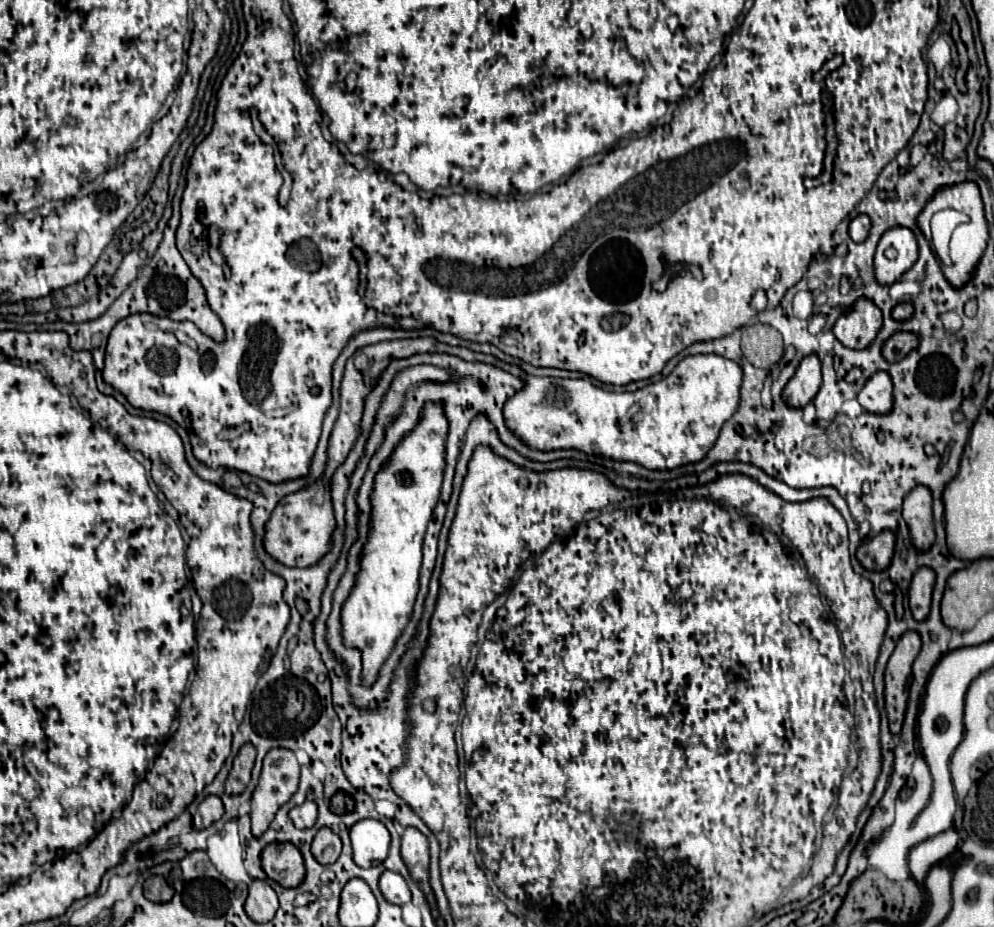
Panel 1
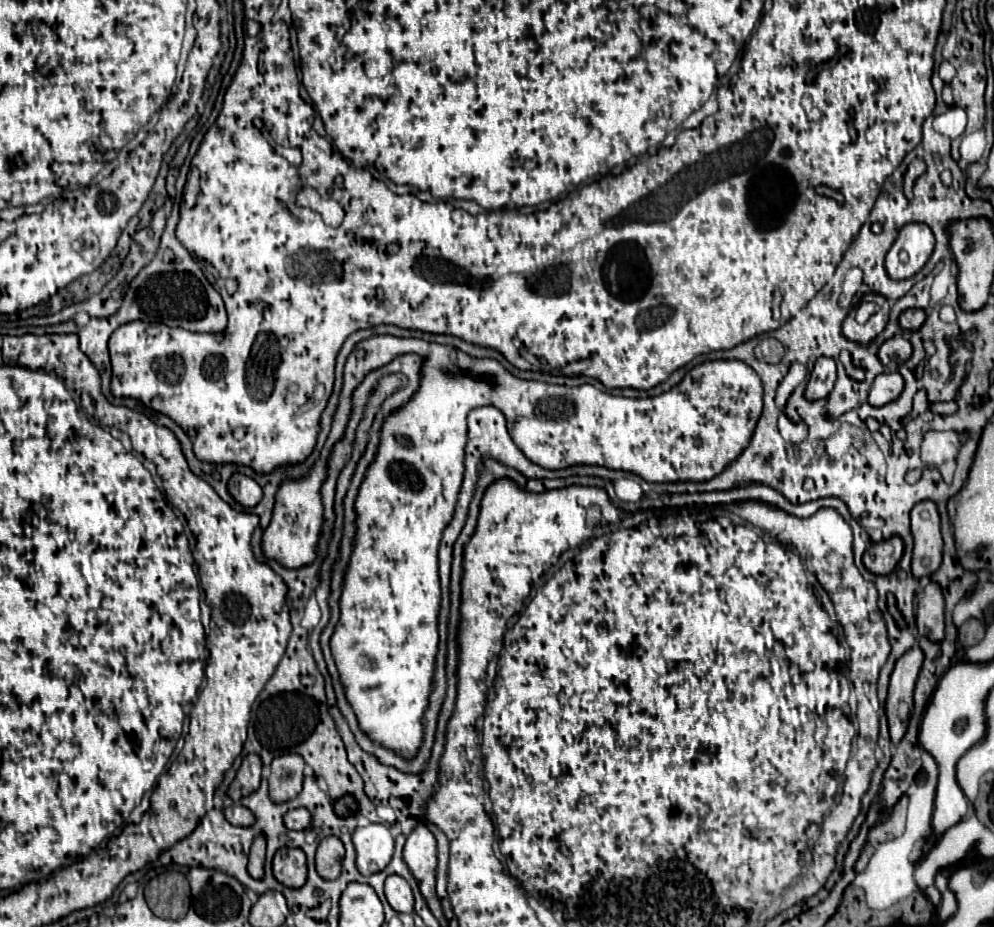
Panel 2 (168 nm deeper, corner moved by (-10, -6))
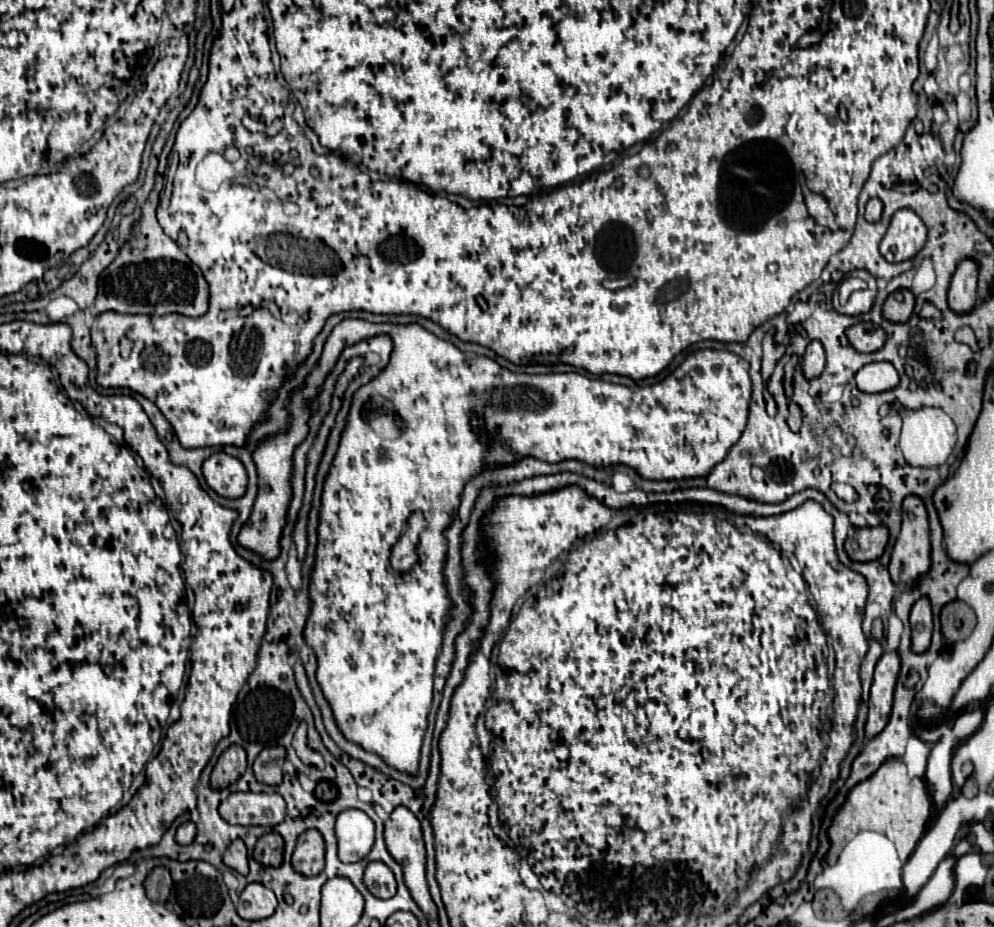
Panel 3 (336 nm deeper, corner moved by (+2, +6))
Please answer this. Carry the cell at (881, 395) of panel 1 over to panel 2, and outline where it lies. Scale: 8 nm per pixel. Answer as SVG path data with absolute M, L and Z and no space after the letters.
M884 372L884 374L878 374L872 388L870 388L870 396L868 396L868 402L872 406L884 406L892 400L896 400L900 396L904 388L904 380L900 376L900 372Z

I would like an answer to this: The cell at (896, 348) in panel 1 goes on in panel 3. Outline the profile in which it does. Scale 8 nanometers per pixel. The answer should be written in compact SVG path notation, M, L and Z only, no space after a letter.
M858 322L846 330L846 338L858 352L876 352L886 342L886 332L874 322Z

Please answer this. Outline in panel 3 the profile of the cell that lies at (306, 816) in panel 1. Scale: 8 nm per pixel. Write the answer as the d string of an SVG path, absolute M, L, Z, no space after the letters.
M234 792L220 804L220 816L240 826L276 826L286 816L286 802L280 794Z

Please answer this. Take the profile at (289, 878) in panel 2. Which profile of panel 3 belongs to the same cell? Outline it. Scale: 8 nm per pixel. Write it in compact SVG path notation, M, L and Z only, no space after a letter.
M270 832L258 838L254 846L254 860L262 866L280 866L284 852L284 840L278 832Z

